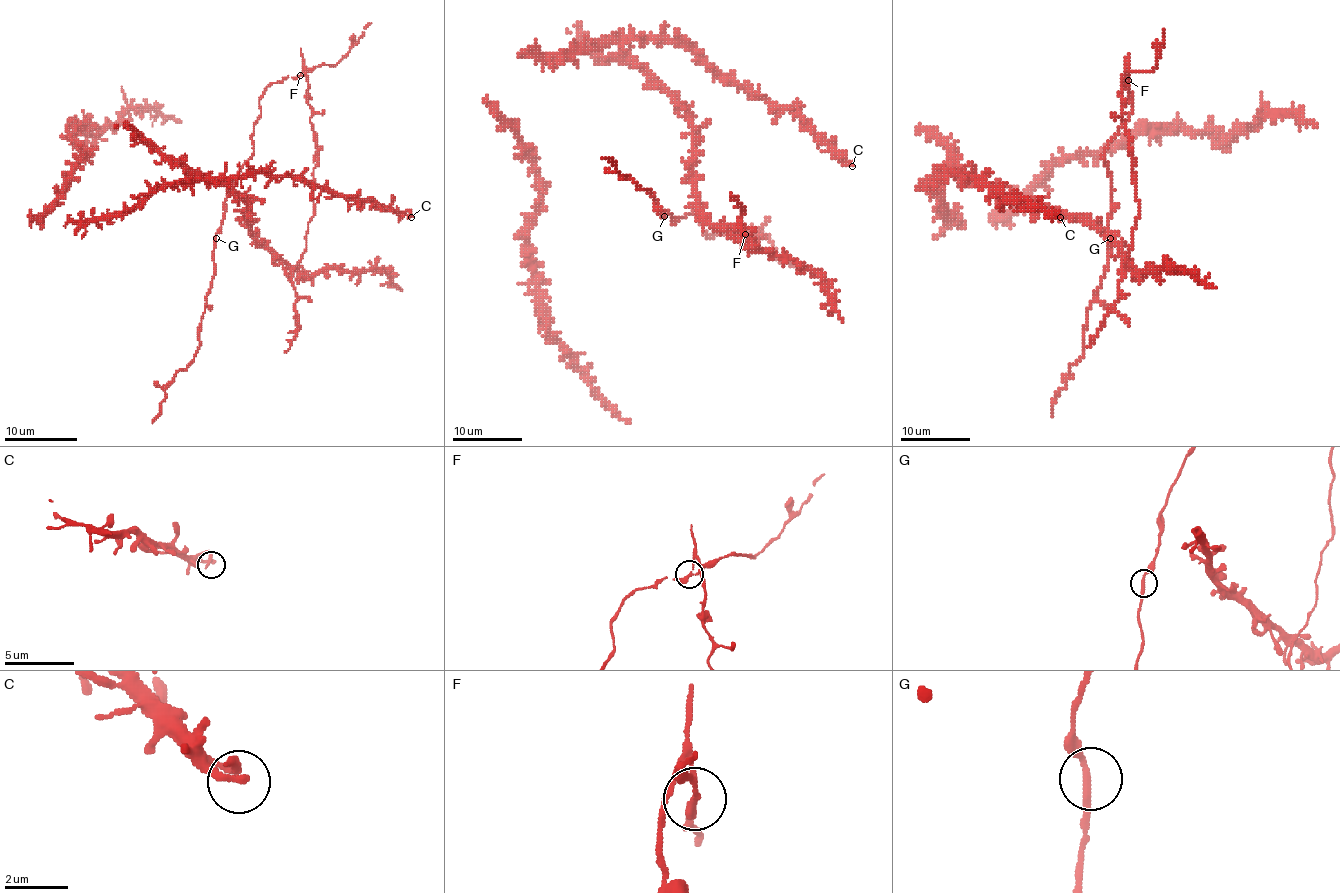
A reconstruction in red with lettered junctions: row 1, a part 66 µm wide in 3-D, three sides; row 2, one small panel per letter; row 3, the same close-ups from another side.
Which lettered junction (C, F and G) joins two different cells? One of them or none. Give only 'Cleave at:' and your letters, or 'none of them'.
Cleave at: F

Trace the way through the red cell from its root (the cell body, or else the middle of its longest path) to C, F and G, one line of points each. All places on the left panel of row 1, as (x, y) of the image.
C: (246, 215), (246, 202), (225, 184), (183, 173), (181, 180), (292, 175), (339, 195), (375, 199), (411, 217)
F: (246, 215), (248, 231), (293, 267), (306, 247), (308, 222), (315, 211), (315, 132), (306, 70), (301, 75)
G: (246, 215), (248, 231), (293, 267), (315, 211), (306, 70), (270, 84), (259, 101), (254, 151), (216, 238)

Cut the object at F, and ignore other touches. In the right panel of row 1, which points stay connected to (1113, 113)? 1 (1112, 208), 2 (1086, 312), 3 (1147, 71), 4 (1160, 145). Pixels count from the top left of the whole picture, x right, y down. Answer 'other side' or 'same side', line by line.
1: other side
2: other side
3: other side
4: other side

